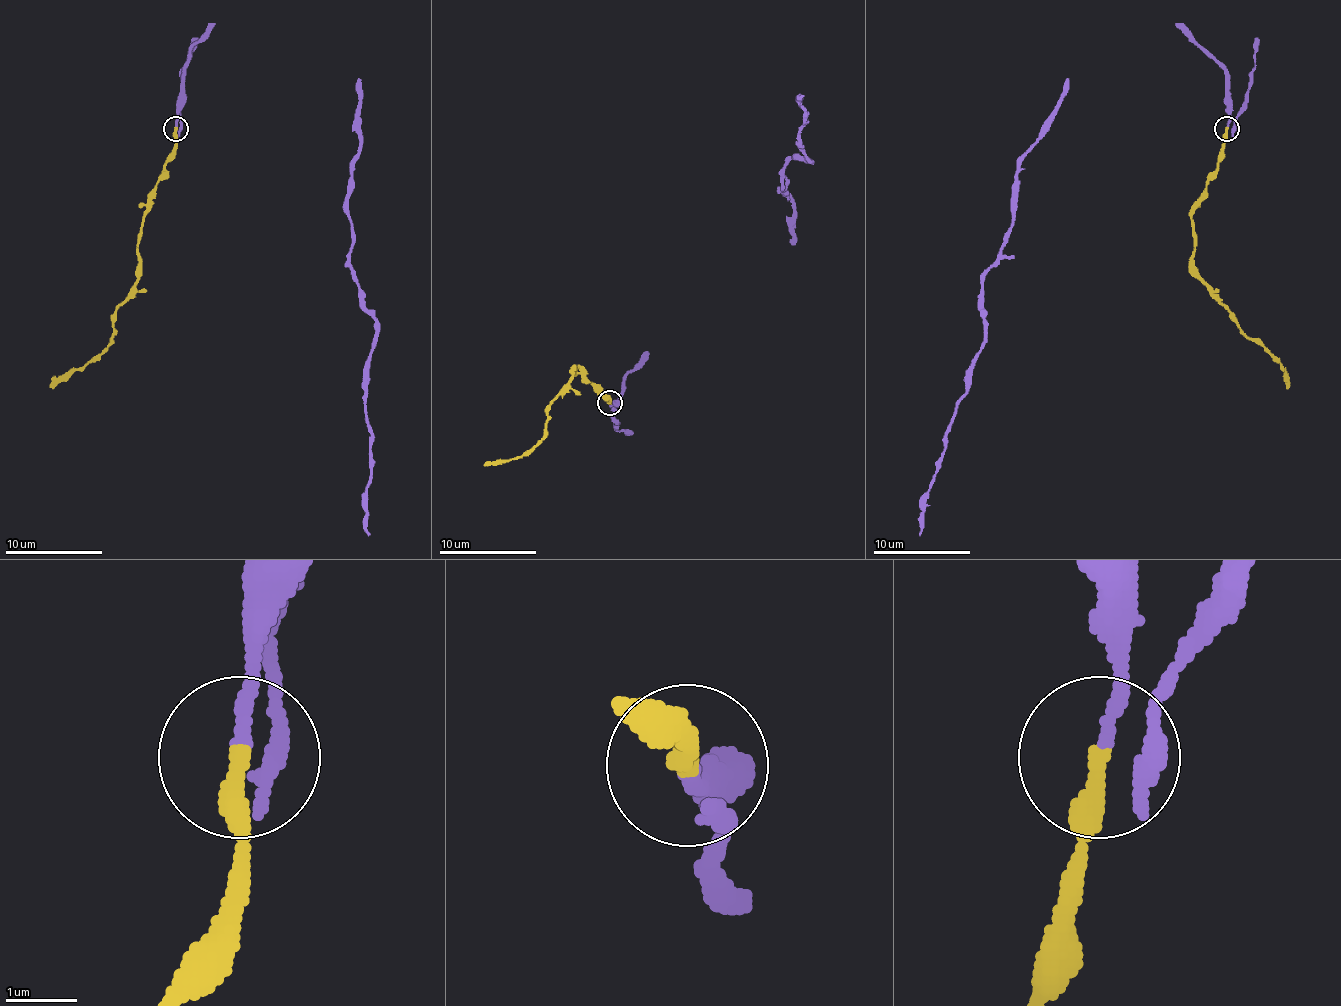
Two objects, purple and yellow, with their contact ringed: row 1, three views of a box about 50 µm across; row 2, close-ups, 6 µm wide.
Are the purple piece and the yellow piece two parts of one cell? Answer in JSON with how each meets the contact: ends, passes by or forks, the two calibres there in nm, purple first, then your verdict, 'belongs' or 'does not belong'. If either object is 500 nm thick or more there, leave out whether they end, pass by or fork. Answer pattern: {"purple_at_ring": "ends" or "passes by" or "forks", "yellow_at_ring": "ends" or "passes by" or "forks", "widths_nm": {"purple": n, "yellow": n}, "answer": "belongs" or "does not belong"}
{"purple_at_ring": "forks", "yellow_at_ring": "ends", "widths_nm": {"purple": 160, "yellow": 320}, "answer": "belongs"}

